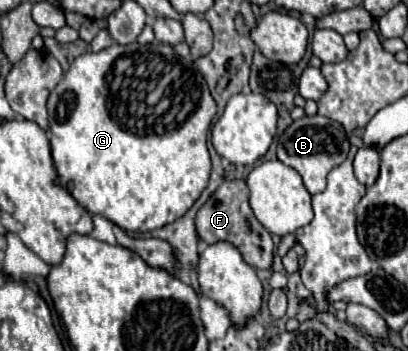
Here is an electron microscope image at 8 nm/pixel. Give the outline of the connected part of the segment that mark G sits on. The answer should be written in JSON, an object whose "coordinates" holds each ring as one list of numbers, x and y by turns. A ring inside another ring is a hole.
{"coordinates":[[131,43,131,45,111,45,105,51,99,53,85,53,79,55,69,71,63,75,63,79,57,83,57,87,51,91,49,101,47,101,47,109,49,109,49,121,51,121,51,155,55,161,55,169,59,175,59,183,63,187,67,187,71,191,71,195,91,213,91,215,101,215,107,221,119,225,125,231,131,233,139,233,139,231,153,231,159,229,167,223,177,221,181,215,185,215,185,211,189,211,189,207,199,199,201,191,207,187,209,181,209,173,211,173,211,159,209,159,209,151,207,151,207,133,211,127,211,121,217,113,217,103,213,101,213,97,209,95,209,87,203,79,203,75,197,71,197,67,193,63,187,63,185,59,181,59,171,45,167,43,149,43,149,45,139,45,139,43],[125,57,125,75,117,75,115,73,115,63]]}

